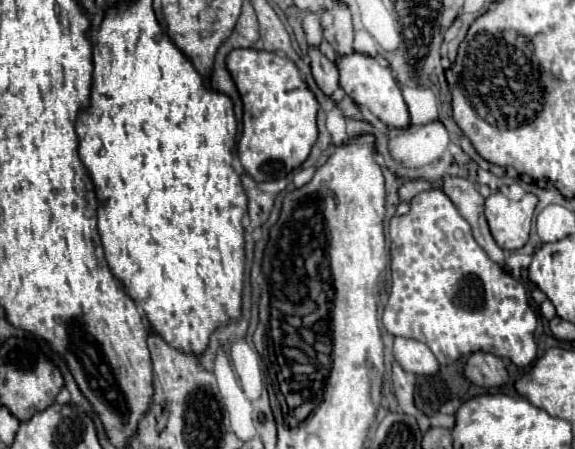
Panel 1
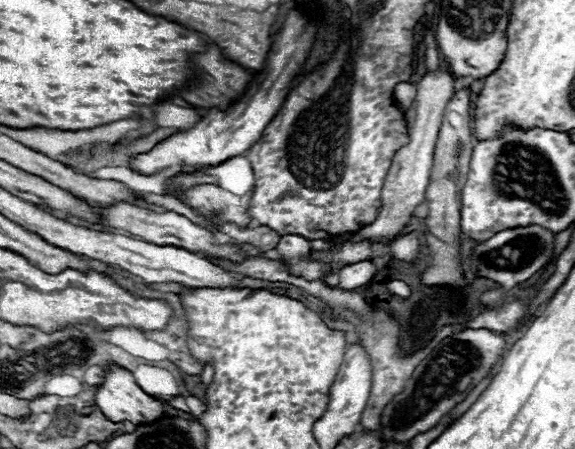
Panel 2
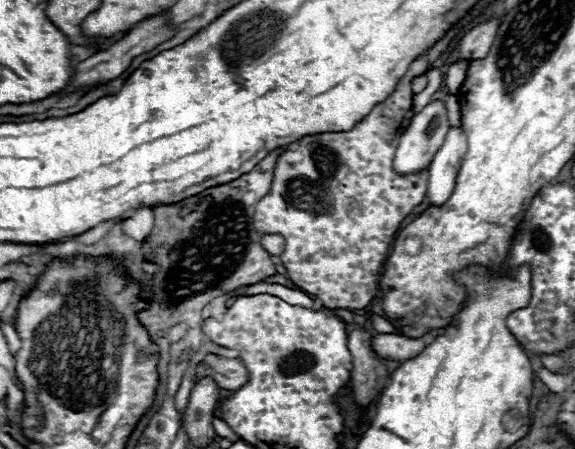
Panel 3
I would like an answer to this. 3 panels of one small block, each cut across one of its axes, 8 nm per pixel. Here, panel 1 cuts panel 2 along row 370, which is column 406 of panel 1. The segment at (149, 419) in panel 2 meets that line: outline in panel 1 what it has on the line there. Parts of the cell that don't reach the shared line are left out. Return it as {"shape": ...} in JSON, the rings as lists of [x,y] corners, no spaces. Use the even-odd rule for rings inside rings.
{"shape":[[[350,54],[344,58],[338,58],[338,70],[340,70],[340,86],[344,92],[360,106],[368,108],[382,124],[392,128],[408,128],[410,116],[408,108],[404,108],[402,92],[388,68],[384,68],[378,58],[366,58],[362,54]]]}

